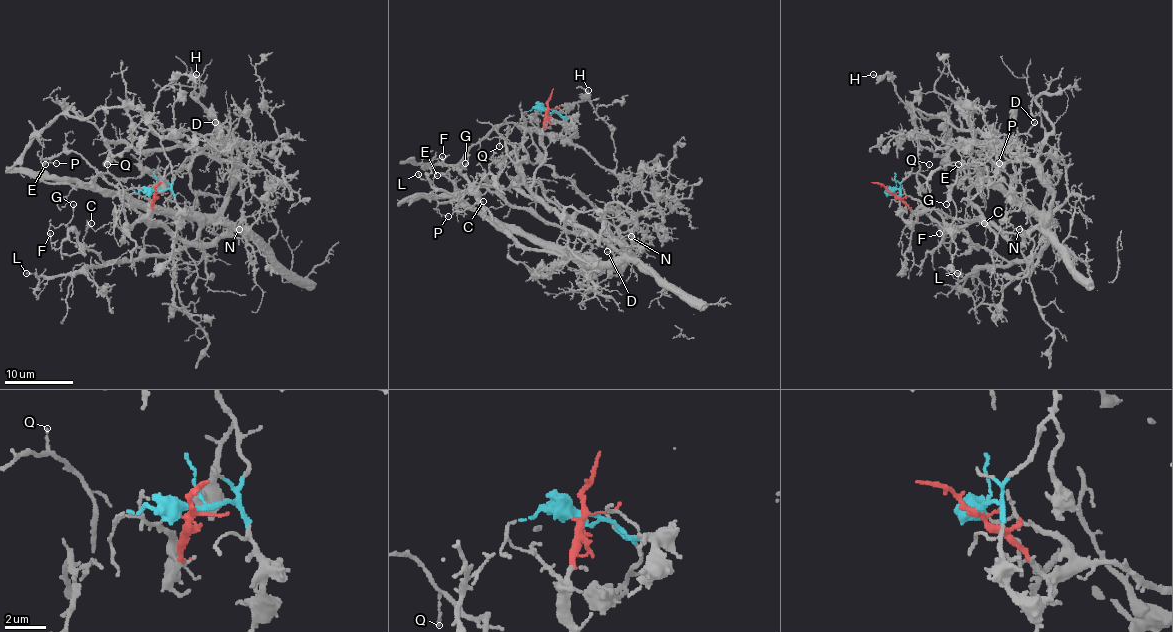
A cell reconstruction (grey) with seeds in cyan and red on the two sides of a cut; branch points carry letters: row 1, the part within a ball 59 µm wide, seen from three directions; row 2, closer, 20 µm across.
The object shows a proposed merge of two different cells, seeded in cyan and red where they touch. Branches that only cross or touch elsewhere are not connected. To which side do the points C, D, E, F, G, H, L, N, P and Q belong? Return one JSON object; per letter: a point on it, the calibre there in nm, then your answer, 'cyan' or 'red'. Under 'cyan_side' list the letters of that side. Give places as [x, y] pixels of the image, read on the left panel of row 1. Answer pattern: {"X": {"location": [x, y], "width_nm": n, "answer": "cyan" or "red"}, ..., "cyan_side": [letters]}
{"C": {"location": [91, 223], "width_nm": 120, "answer": "red"}, "D": {"location": [215, 122], "width_nm": 140, "answer": "cyan"}, "E": {"location": [45, 164], "width_nm": 110, "answer": "red"}, "F": {"location": [50, 233], "width_nm": 110, "answer": "red"}, "G": {"location": [73, 204], "width_nm": 130, "answer": "red"}, "H": {"location": [196, 74], "width_nm": 140, "answer": "cyan"}, "L": {"location": [26, 273], "width_nm": 140, "answer": "red"}, "N": {"location": [239, 229], "width_nm": 110, "answer": "red"}, "P": {"location": [56, 163], "width_nm": 110, "answer": "red"}, "Q": {"location": [107, 164], "width_nm": 70, "answer": "red"}, "cyan_side": ["D", "H"]}

